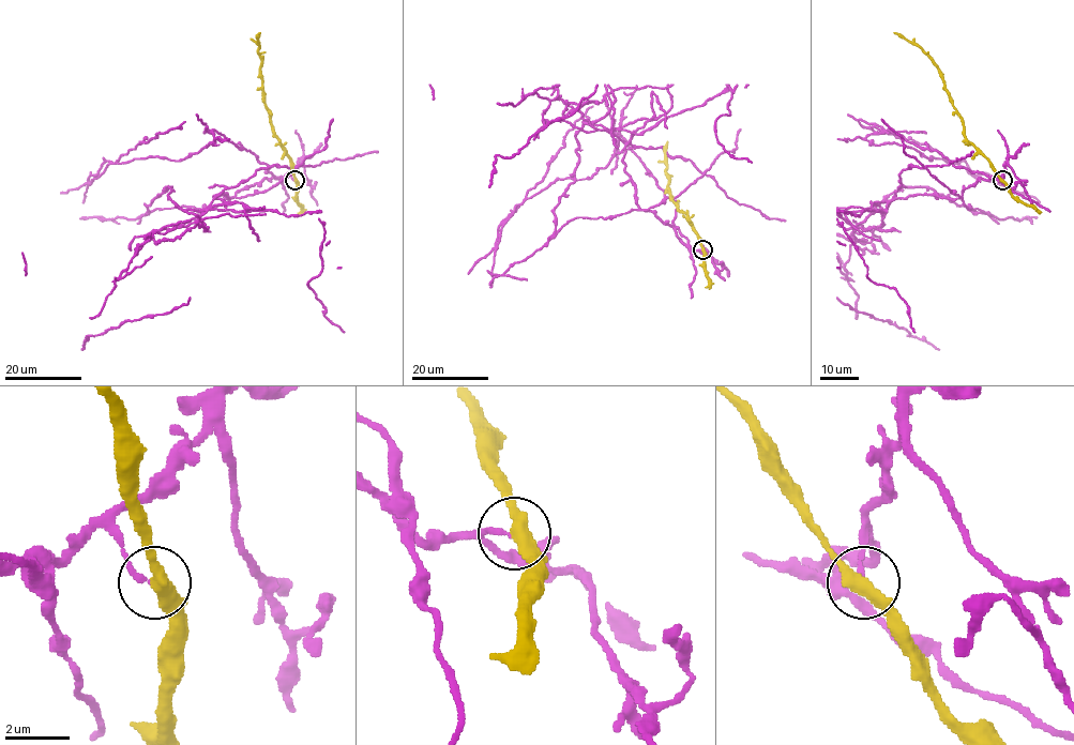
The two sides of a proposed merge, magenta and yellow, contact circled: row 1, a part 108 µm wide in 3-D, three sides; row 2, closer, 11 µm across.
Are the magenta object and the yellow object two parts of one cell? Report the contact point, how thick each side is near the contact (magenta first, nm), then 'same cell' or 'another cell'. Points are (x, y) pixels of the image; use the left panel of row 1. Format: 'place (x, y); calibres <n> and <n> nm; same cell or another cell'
place (295, 180); calibres 160 and 440 nm; another cell

